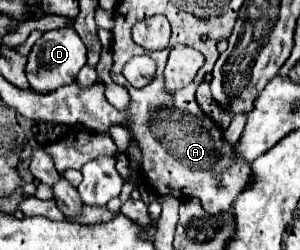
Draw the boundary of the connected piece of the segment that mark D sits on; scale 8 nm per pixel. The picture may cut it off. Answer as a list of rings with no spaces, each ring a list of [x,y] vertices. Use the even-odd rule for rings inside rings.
[[[58,29],[46,31],[32,47],[26,65],[26,77],[30,81],[30,89],[46,95],[48,91],[56,91],[62,85],[70,85],[76,81],[78,71],[86,65],[86,47],[80,41],[74,29]]]

